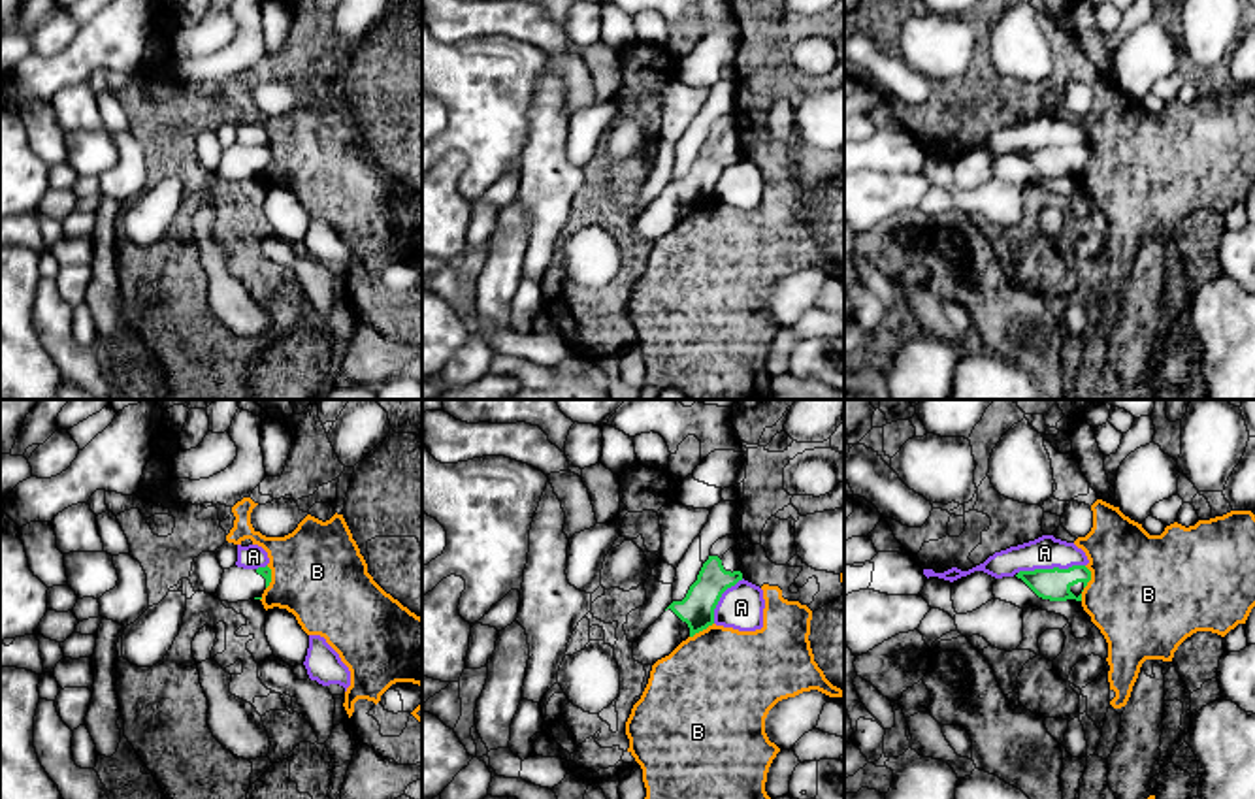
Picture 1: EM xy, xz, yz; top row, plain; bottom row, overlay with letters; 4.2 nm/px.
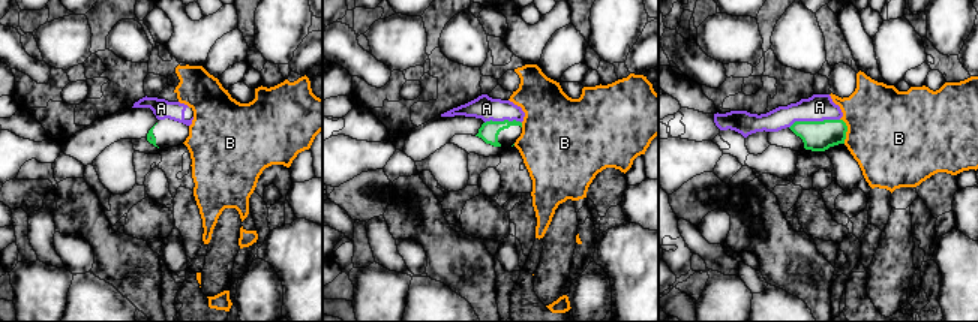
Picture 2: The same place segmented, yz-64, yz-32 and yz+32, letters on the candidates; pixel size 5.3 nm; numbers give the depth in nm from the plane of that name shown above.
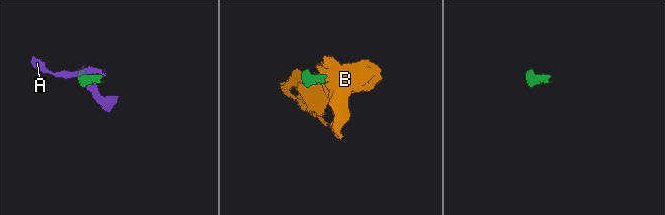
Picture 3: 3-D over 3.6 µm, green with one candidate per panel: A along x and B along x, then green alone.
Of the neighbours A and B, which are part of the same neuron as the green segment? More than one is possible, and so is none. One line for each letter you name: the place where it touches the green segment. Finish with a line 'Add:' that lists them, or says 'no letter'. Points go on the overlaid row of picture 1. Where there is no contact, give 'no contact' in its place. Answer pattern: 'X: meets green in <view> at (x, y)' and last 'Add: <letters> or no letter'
Add: no letter

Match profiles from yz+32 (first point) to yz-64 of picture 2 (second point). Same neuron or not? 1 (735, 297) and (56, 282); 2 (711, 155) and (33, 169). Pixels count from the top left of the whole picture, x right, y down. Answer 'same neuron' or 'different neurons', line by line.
1: same neuron
2: different neurons

